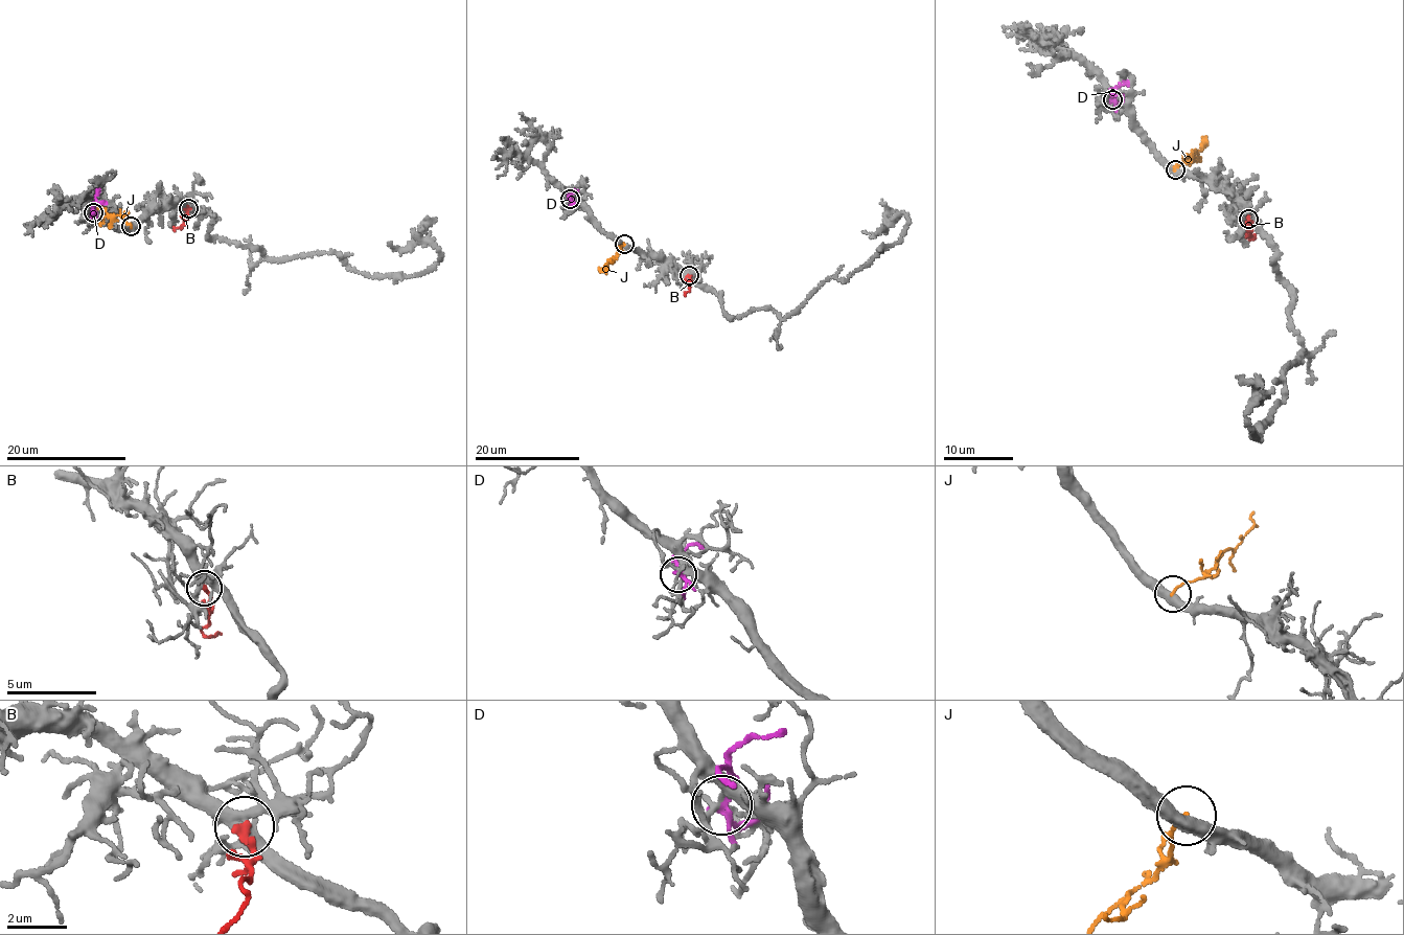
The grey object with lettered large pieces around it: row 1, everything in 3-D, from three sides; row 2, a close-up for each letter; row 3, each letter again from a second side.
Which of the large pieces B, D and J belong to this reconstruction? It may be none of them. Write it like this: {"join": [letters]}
{"join": ["B"]}

